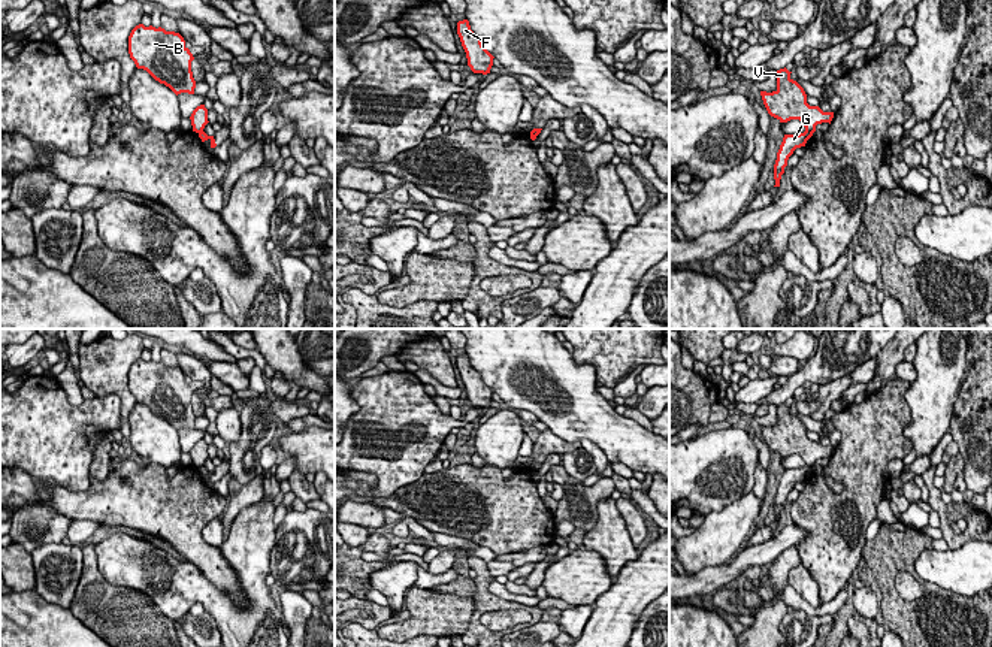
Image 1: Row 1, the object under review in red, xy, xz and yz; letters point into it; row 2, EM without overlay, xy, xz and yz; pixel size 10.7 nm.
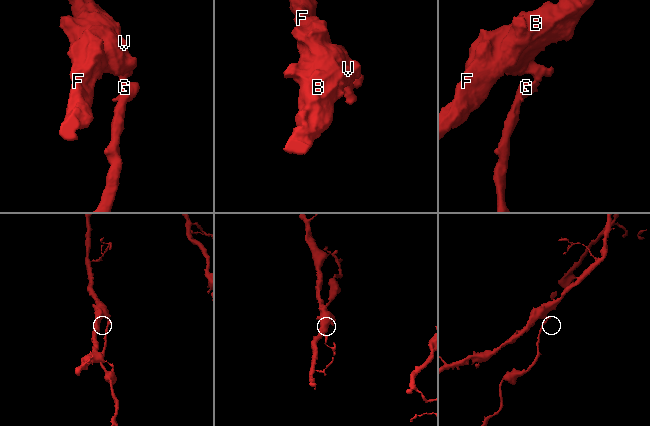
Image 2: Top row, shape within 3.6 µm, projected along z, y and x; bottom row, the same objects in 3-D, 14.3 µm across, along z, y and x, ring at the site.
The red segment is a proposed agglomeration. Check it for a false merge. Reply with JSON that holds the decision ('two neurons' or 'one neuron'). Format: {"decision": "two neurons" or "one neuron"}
{"decision": "two neurons"}

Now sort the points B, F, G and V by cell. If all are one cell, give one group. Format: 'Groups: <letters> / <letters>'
Groups: B F V / G

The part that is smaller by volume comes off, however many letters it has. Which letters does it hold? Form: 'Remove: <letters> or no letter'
Remove: G

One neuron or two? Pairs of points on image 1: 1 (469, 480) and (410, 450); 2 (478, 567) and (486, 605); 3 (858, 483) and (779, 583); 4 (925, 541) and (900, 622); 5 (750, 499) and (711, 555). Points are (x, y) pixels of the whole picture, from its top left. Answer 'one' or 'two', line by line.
1: two
2: one
3: two
4: one
5: one

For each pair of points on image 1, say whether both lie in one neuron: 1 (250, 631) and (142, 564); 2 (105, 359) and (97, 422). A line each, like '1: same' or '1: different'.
1: same
2: different

